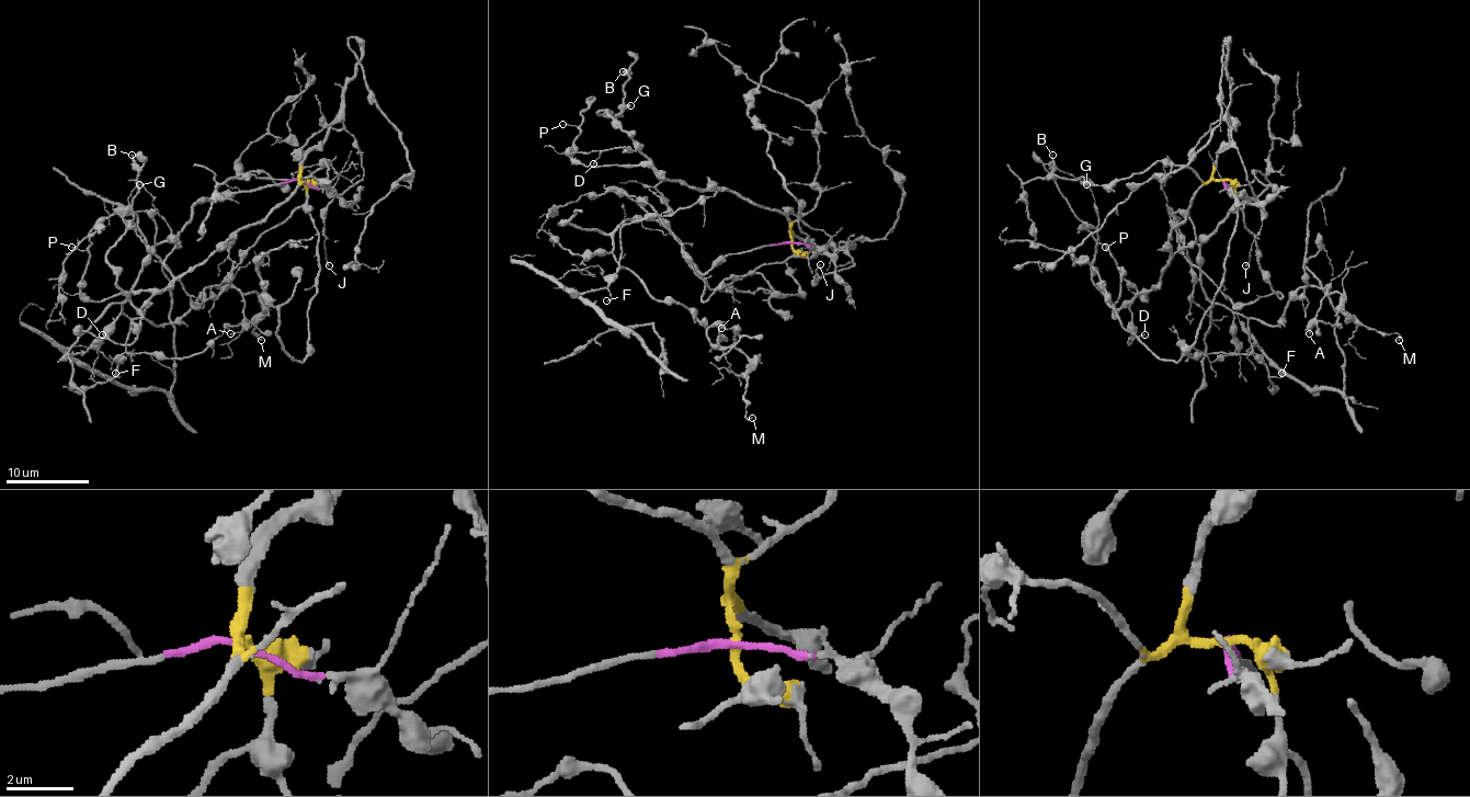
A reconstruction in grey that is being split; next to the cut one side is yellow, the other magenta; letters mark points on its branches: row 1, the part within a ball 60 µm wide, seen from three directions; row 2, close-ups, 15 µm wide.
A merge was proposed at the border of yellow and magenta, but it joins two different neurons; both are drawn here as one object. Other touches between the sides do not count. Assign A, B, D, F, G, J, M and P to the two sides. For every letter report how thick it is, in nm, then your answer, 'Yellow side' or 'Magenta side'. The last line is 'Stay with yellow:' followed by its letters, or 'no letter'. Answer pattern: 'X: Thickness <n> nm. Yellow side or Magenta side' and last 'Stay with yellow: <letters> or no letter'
A: Thickness 110 nm. Magenta side
B: Thickness 190 nm. Yellow side
D: Thickness 110 nm. Yellow side
F: Thickness 90 nm. Magenta side
G: Thickness 200 nm. Yellow side
J: Thickness 110 nm. Yellow side
M: Thickness 160 nm. Magenta side
P: Thickness 100 nm. Yellow side
Stay with yellow: B, D, G, J, P

